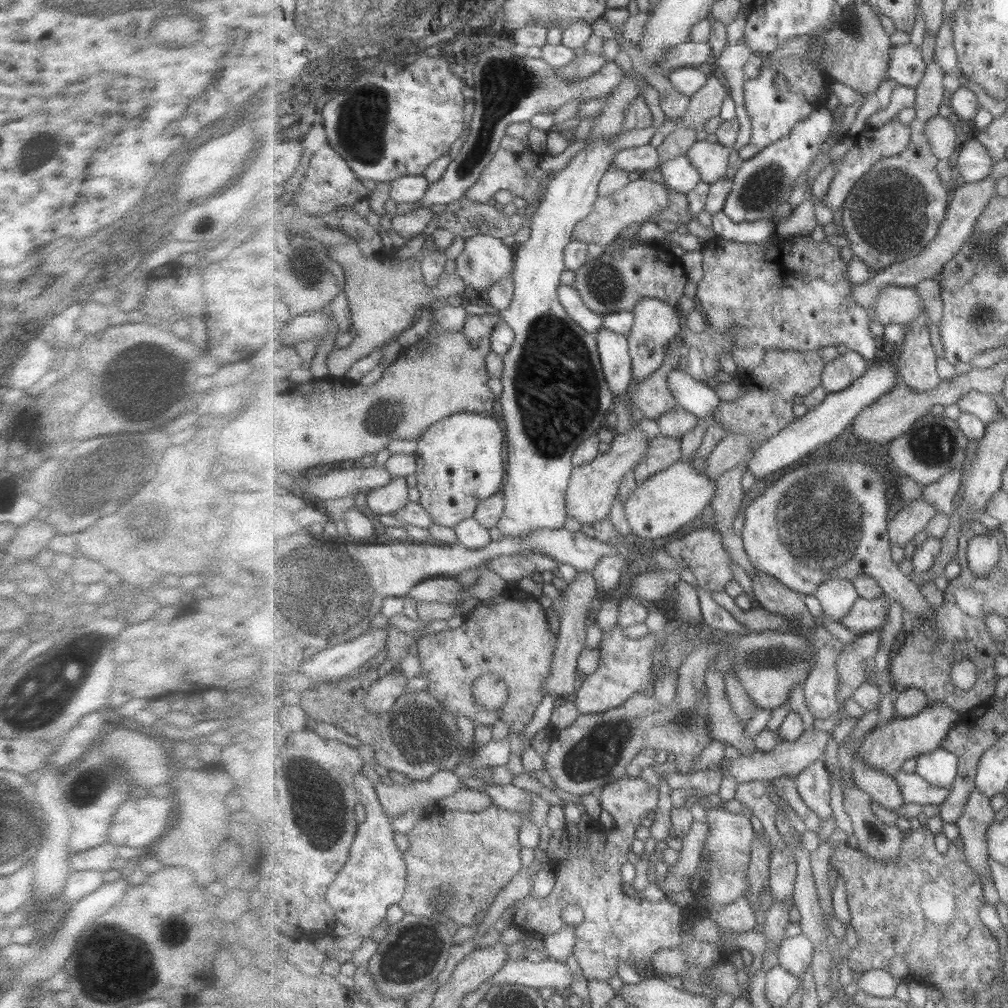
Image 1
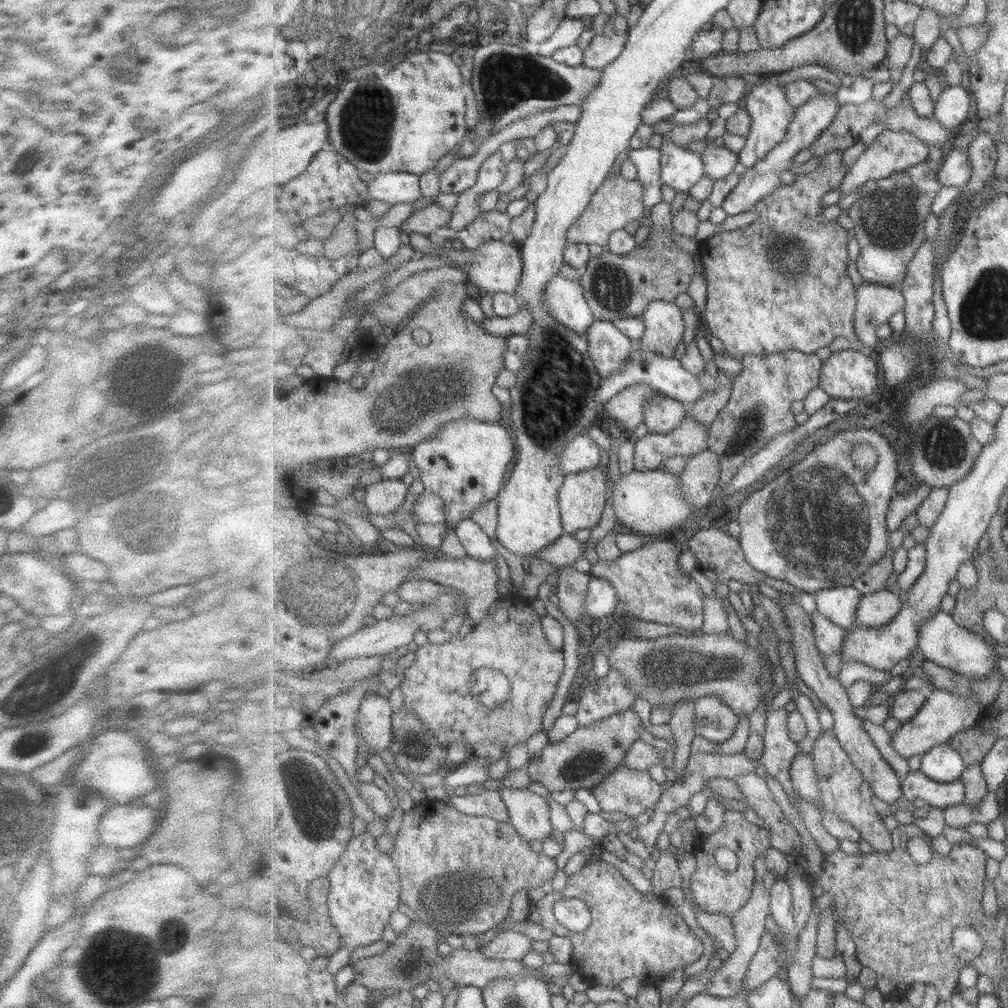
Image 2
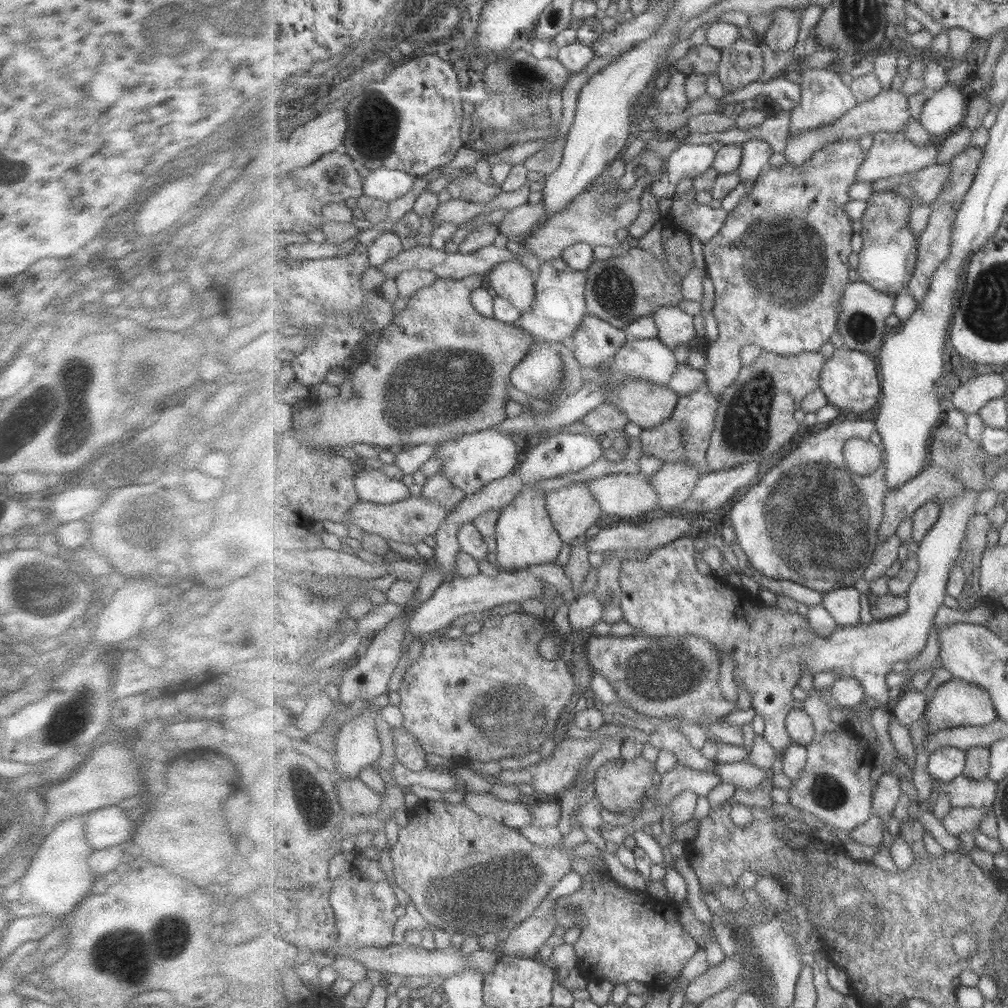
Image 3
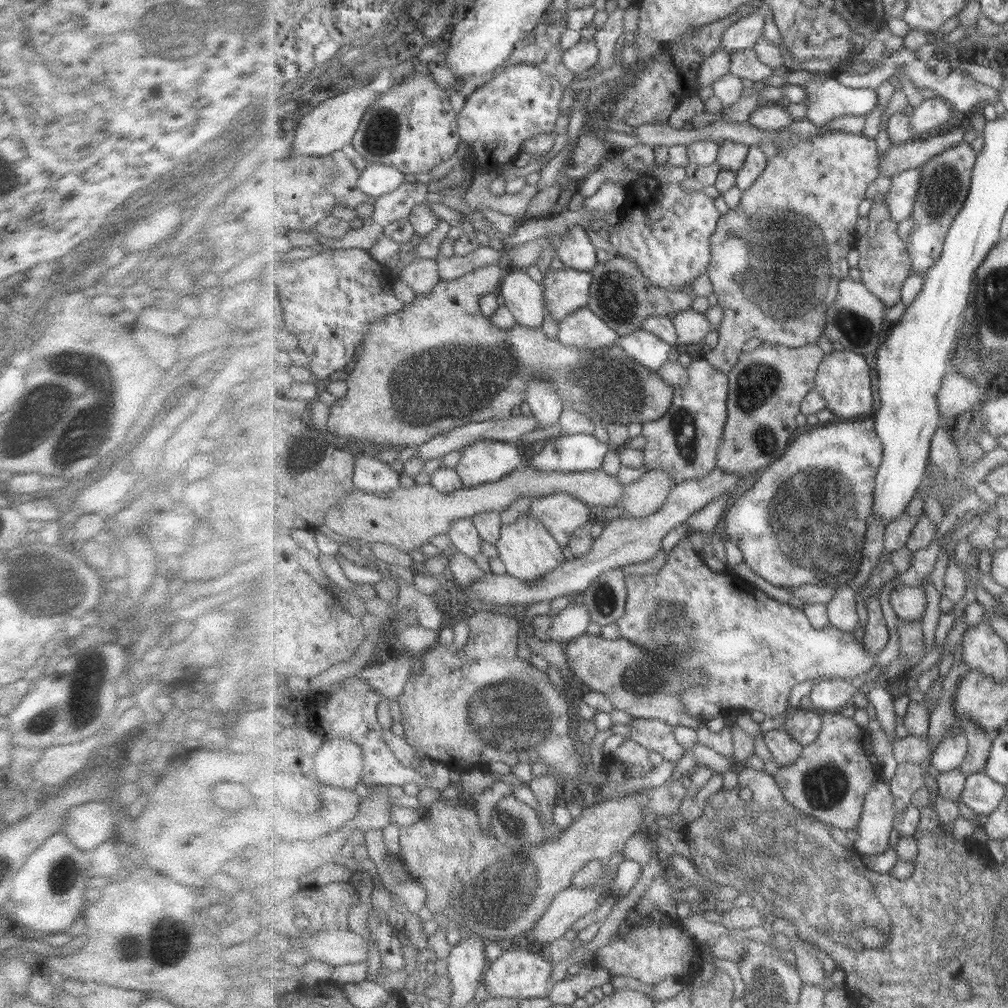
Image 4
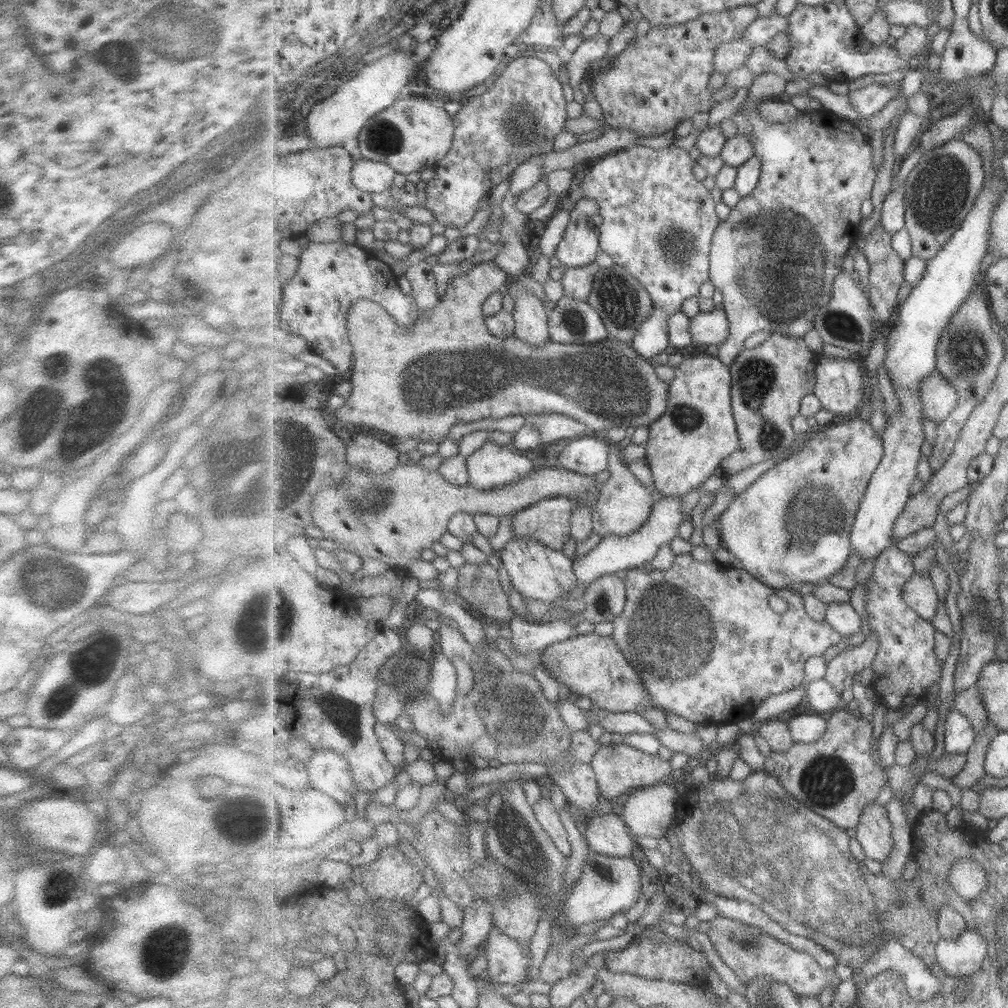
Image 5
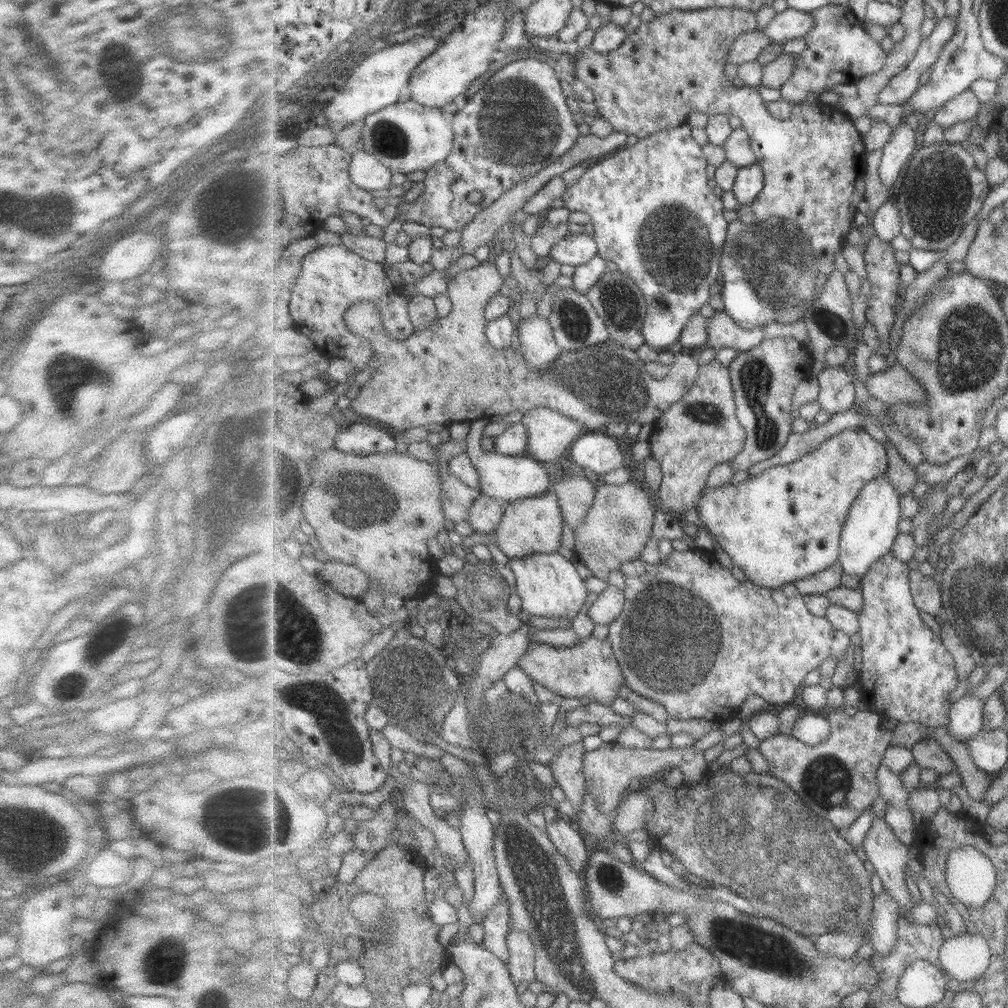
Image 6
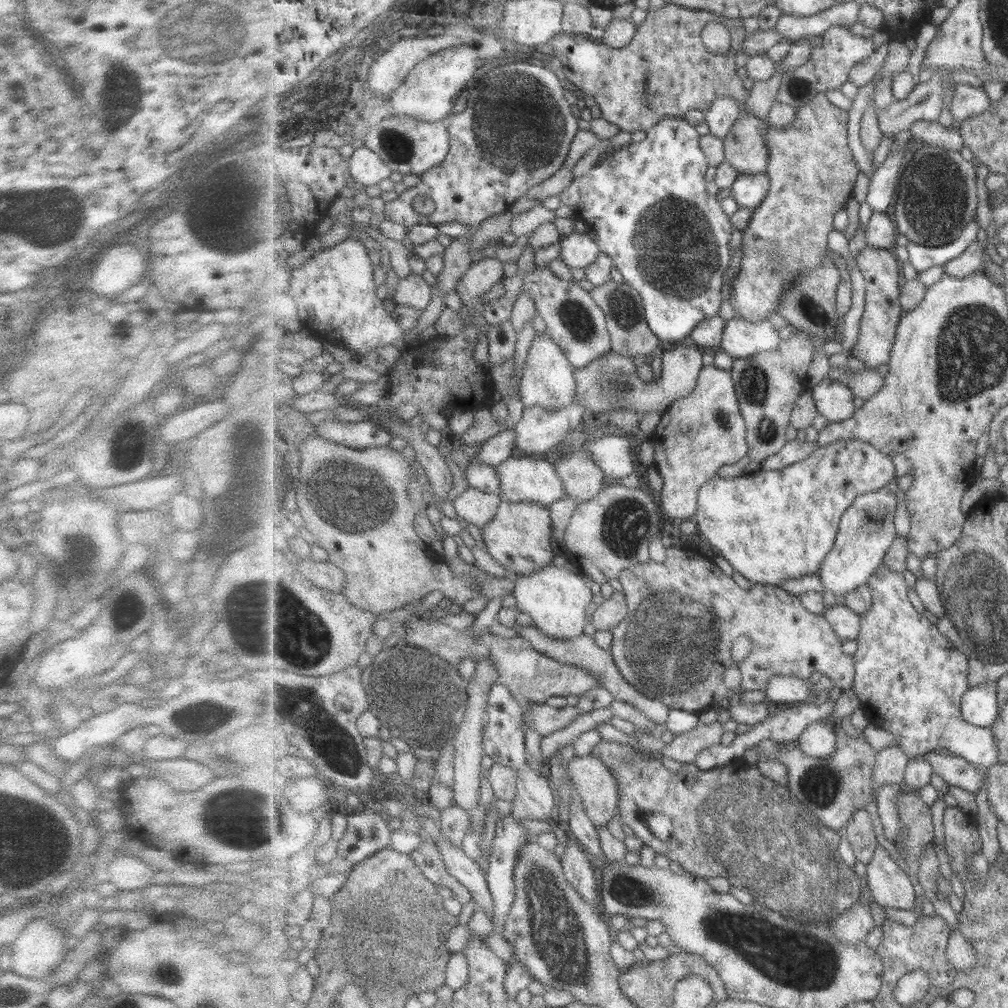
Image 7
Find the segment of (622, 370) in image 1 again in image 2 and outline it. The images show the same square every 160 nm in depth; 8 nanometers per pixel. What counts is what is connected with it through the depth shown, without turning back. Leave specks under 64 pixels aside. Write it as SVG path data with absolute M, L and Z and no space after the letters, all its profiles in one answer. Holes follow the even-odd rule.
M595 320L586 336L589 355L601 379L607 380L617 374L635 351L636 342L619 330L615 323Z

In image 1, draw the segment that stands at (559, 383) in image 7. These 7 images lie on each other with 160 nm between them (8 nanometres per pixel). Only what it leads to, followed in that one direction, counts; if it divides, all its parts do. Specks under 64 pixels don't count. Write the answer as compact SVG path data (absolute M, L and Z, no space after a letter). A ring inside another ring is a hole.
M479 234L466 239L463 252L455 259L455 272L465 286L485 295L496 282L512 276L515 255L500 238Z

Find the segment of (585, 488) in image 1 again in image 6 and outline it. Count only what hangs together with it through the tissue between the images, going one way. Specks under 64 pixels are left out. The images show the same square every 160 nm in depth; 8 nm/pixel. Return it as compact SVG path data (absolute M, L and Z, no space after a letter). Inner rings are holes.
M553 490L545 495L508 502L504 517L495 530L496 546L509 560L527 558L532 554L553 554L560 549L565 524L558 496Z

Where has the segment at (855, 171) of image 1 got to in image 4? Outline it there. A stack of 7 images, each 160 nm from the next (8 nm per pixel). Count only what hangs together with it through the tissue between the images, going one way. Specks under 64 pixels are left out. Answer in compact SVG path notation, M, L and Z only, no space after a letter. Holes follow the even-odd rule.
M954 122L946 134L933 136L929 139L910 141L901 146L893 145L887 152L880 154L882 176L892 178L896 174L909 169L919 169L928 160L963 142L965 128Z

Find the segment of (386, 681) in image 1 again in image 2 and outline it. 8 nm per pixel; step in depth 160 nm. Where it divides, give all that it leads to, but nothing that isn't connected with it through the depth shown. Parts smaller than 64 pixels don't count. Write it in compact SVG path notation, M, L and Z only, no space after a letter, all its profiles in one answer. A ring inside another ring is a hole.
M370 694L362 703L356 720L358 743L373 752L389 750L394 744L395 712L390 700Z

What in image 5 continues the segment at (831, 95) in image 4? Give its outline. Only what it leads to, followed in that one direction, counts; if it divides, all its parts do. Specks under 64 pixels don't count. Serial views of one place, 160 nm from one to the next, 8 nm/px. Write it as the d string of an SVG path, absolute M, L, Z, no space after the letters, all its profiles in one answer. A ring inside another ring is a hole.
M874 82L871 85L849 92L851 104L859 113L860 118L867 120L879 112L889 101L901 95L901 85Z

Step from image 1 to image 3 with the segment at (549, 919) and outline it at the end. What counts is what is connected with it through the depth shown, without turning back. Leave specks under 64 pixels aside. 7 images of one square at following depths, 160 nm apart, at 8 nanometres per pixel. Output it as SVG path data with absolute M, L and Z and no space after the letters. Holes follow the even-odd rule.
M643 757L631 760L620 758L608 762L595 772L594 800L613 815L622 815L627 820L633 819L641 814L643 802L647 802L649 798L648 790L655 785L653 782L655 773L655 763ZM597 873L584 879L581 889L575 895L565 896L554 901L551 916L557 921L558 927L569 930L573 926L580 926L582 930L579 941L574 945L580 972L596 974L603 980L614 982L616 985L625 982L642 982L647 984L672 983L681 976L682 970L689 960L700 950L699 944L681 926L679 922L679 906L668 902L659 902L650 898L645 892L631 891L619 884L611 877L599 879ZM580 910L582 917L578 921L572 919L572 912Z

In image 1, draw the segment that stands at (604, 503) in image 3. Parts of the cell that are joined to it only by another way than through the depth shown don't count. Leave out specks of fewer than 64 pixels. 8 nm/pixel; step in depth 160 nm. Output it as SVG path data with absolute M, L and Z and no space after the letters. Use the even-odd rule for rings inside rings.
M681 460L649 480L638 482L623 504L624 516L633 534L659 544L685 524L698 522L701 512L712 504L716 490L716 482L697 472L689 460Z

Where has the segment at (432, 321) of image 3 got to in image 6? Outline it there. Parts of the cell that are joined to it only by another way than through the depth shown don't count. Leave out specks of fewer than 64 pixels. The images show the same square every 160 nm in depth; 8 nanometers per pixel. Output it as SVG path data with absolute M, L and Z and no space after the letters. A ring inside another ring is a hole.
M490 258L470 269L461 270L449 281L446 292L452 302L451 311L433 325L416 331L405 341L395 341L389 337L387 325L383 323L381 311L374 302L360 300L354 304L345 316L345 324L355 336L371 344L371 367L375 368L359 394L350 402L351 409L361 417L388 424L398 433L416 426L428 429L431 424L448 426L461 421L483 423L495 415L503 416L514 410L527 414L535 408L551 408L555 412L561 412L578 420L591 431L617 422L652 424L695 387L699 379L700 363L686 351L675 355L676 361L669 366L669 374L665 378L655 379L647 373L646 362L637 356L637 352L612 340L579 351L563 352L553 366L543 373L535 373L529 369L520 348L497 350L489 343L486 335L489 322L486 318L486 306L493 298L498 297L504 283L504 275L497 269L500 262Z

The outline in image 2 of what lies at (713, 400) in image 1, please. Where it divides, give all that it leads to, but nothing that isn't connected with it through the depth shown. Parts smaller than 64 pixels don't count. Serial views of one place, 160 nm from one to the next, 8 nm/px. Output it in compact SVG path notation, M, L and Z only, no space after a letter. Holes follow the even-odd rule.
M635 350L633 356L629 356L629 362L617 374L613 374L607 380L603 379L601 390L597 394L597 403L605 406L617 394L623 393L625 389L629 389L633 385L647 385L647 387L659 391L661 395L667 396L667 398L675 398L675 400L686 404L688 407L694 405L697 400L701 400L703 394L705 394L705 389L701 387L699 378L685 370L682 362L677 358L667 358L667 356L659 356L659 354L649 354L649 352L639 354Z

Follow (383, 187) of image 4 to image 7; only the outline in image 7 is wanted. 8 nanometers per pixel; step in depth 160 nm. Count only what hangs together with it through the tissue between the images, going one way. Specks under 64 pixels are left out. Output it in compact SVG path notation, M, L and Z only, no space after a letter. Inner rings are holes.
M362 146L355 149L349 161L352 178L364 187L379 184L381 180L393 174L392 167L377 154L377 151L369 147Z

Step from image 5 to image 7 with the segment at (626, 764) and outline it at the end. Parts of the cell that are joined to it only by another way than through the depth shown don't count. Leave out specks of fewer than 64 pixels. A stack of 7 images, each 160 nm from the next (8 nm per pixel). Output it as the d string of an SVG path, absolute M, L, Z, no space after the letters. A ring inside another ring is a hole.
M700 722L690 731L674 736L673 740L664 746L659 756L671 758L681 764L694 763L702 750L721 742L721 736L725 731L721 722L710 724ZM593 755L573 757L568 762L568 774L595 827L606 828L620 816L618 784L600 758Z

